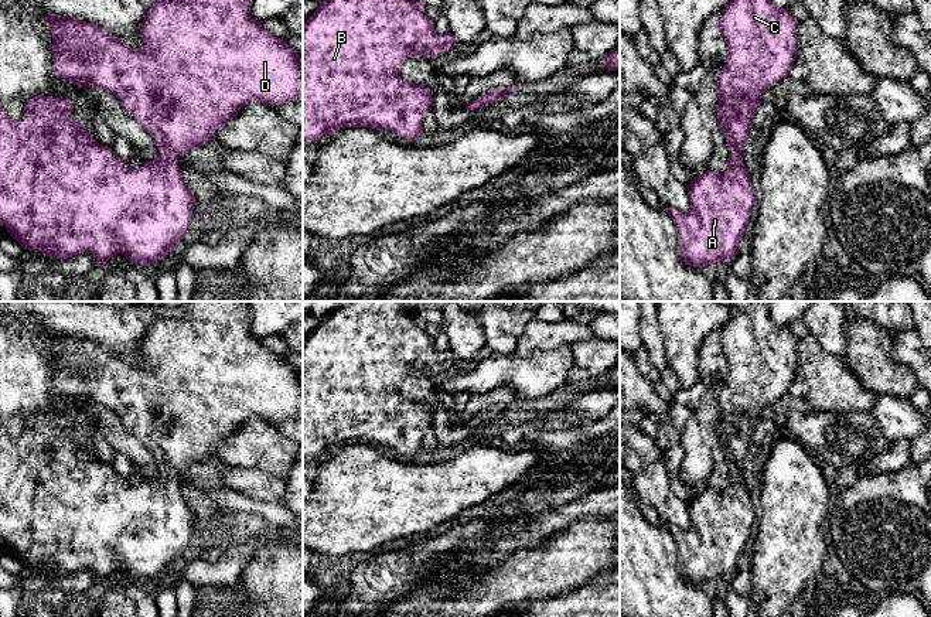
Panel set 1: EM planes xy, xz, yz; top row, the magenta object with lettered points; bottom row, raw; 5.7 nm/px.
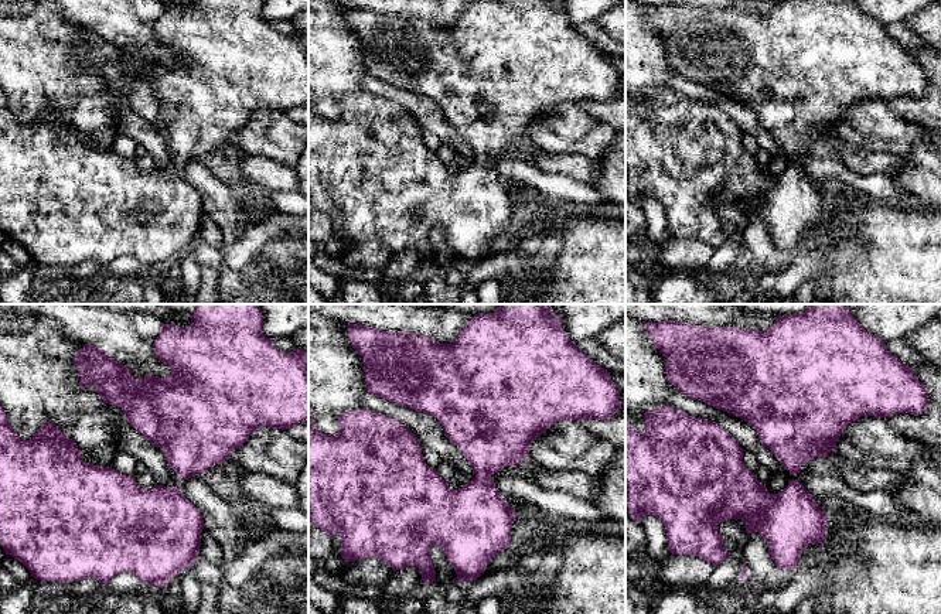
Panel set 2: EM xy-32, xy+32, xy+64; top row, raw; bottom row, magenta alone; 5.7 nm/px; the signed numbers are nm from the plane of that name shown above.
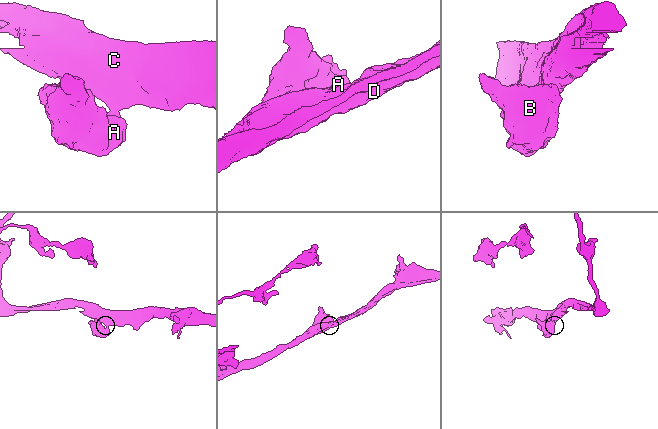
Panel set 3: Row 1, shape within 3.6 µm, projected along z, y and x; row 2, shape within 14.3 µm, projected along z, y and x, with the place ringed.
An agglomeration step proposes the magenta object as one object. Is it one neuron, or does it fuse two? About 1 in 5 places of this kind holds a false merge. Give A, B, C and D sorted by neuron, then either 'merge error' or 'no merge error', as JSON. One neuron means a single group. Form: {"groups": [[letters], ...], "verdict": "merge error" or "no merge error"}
{"groups": [["A", "B", "C", "D"]], "verdict": "no merge error"}

